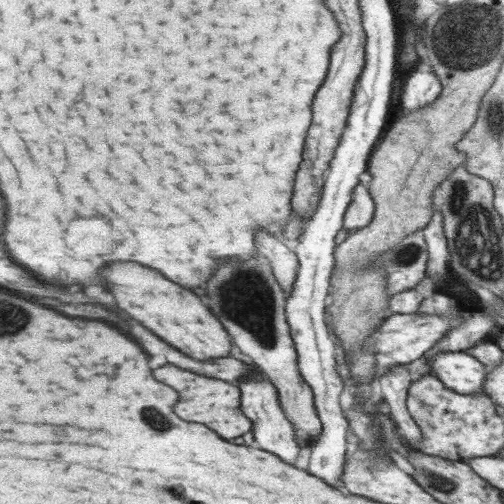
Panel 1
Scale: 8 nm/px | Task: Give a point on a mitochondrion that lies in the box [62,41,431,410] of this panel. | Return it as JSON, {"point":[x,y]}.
{"point":[249,302]}

